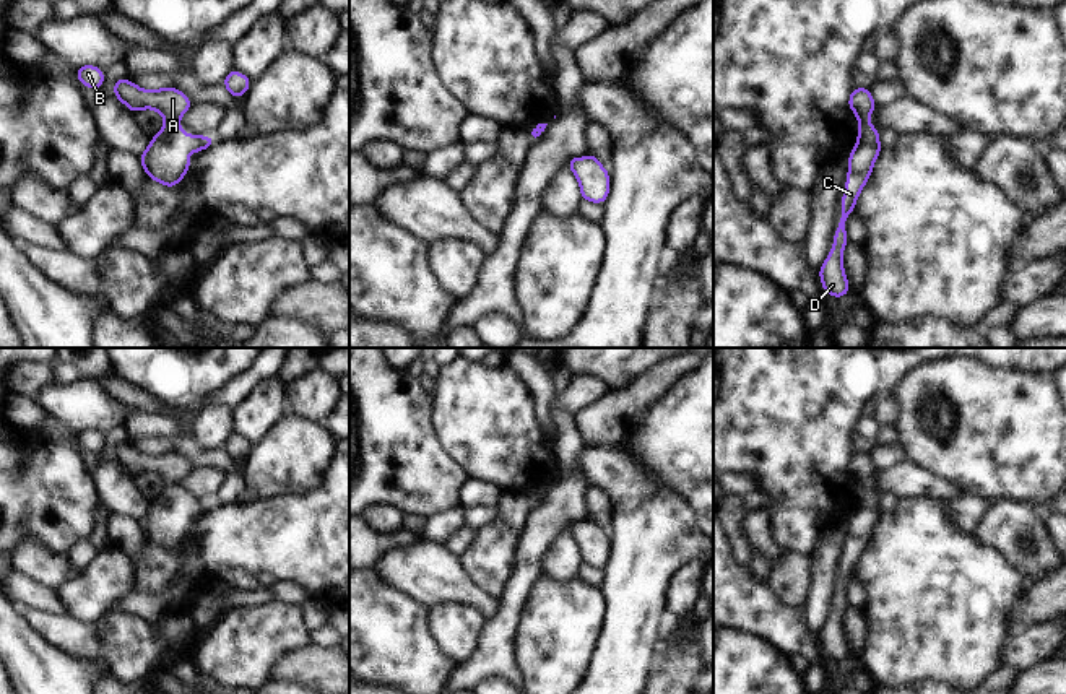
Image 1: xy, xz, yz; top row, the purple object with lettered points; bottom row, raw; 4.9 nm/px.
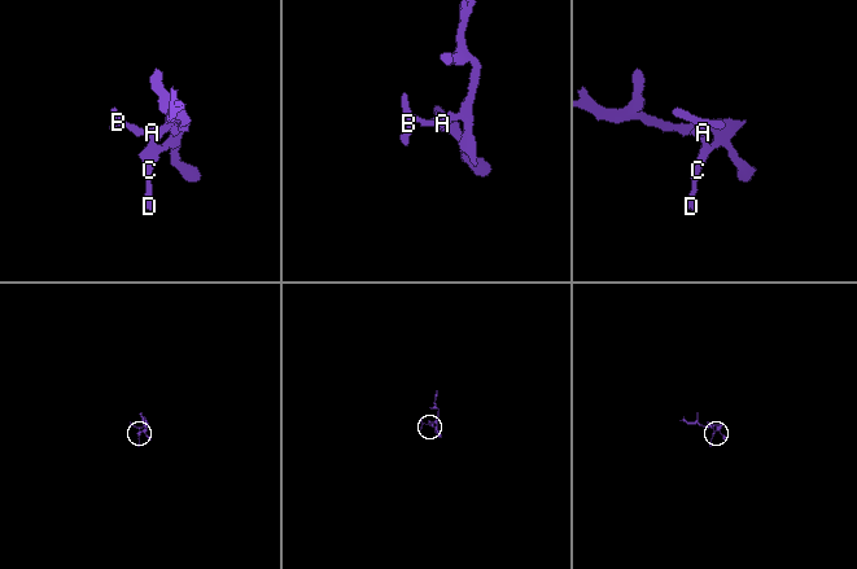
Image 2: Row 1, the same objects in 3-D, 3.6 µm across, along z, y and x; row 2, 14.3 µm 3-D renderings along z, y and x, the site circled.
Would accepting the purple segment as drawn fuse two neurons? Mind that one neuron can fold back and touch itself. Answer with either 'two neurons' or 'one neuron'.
two neurons

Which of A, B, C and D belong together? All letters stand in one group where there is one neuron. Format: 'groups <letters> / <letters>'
groups A B / C D

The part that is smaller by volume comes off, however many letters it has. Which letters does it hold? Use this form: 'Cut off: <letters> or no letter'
Cut off: A, B

